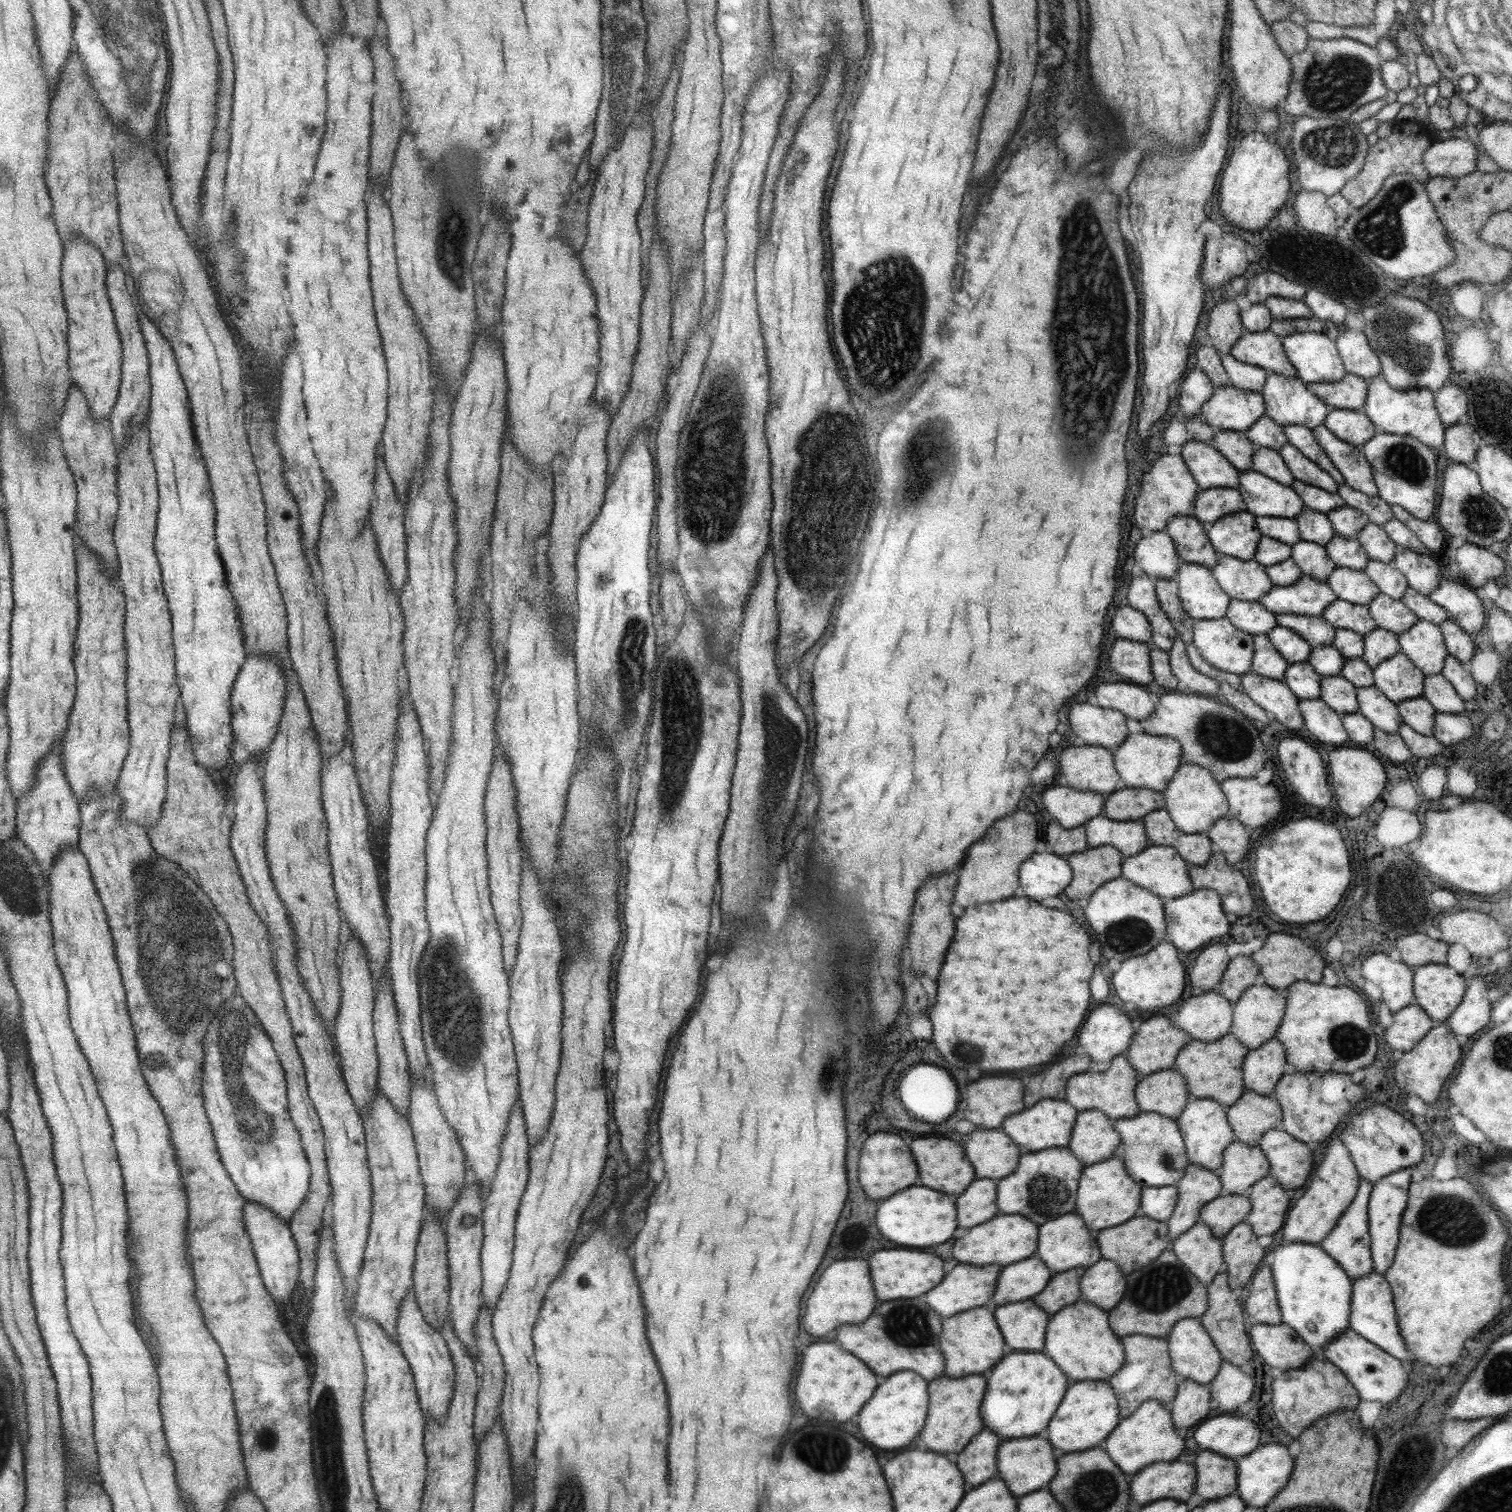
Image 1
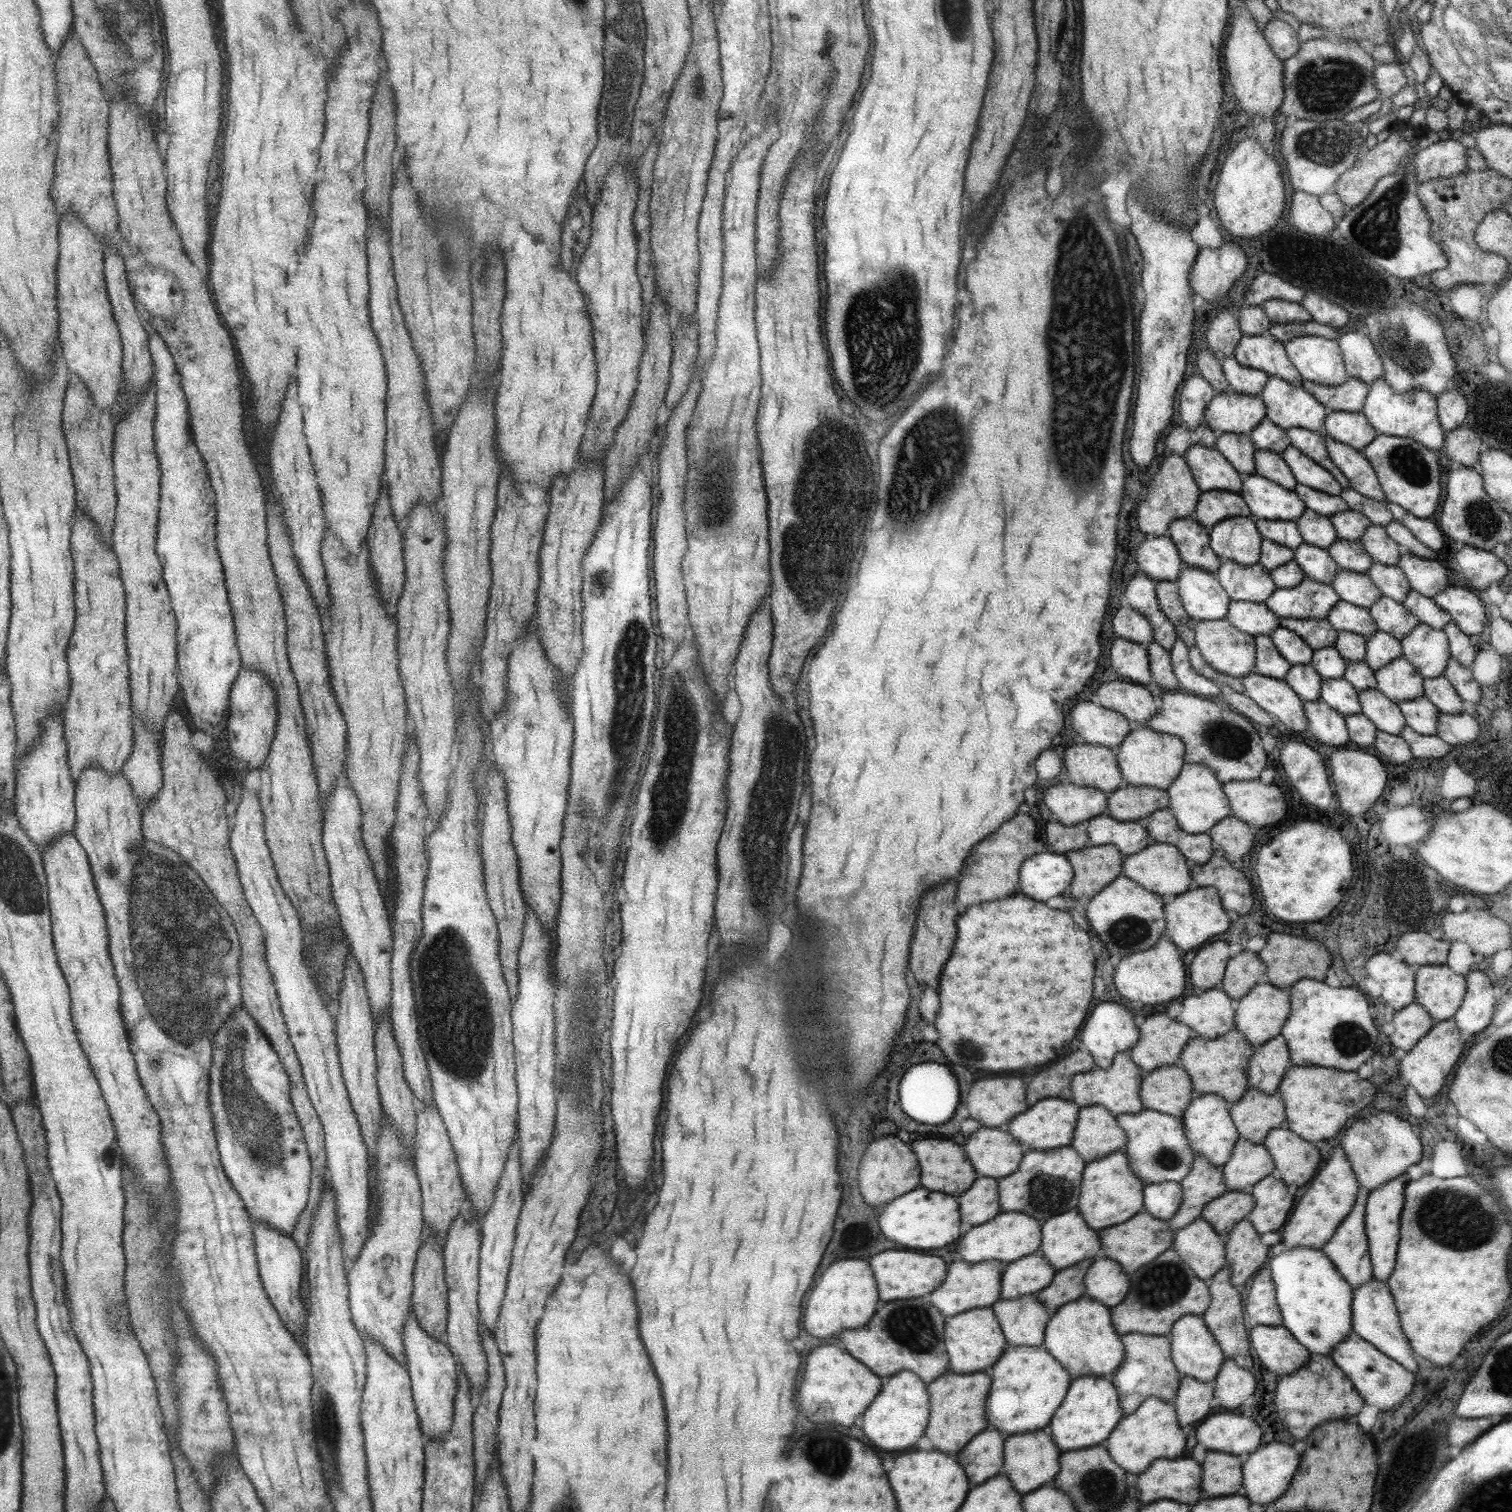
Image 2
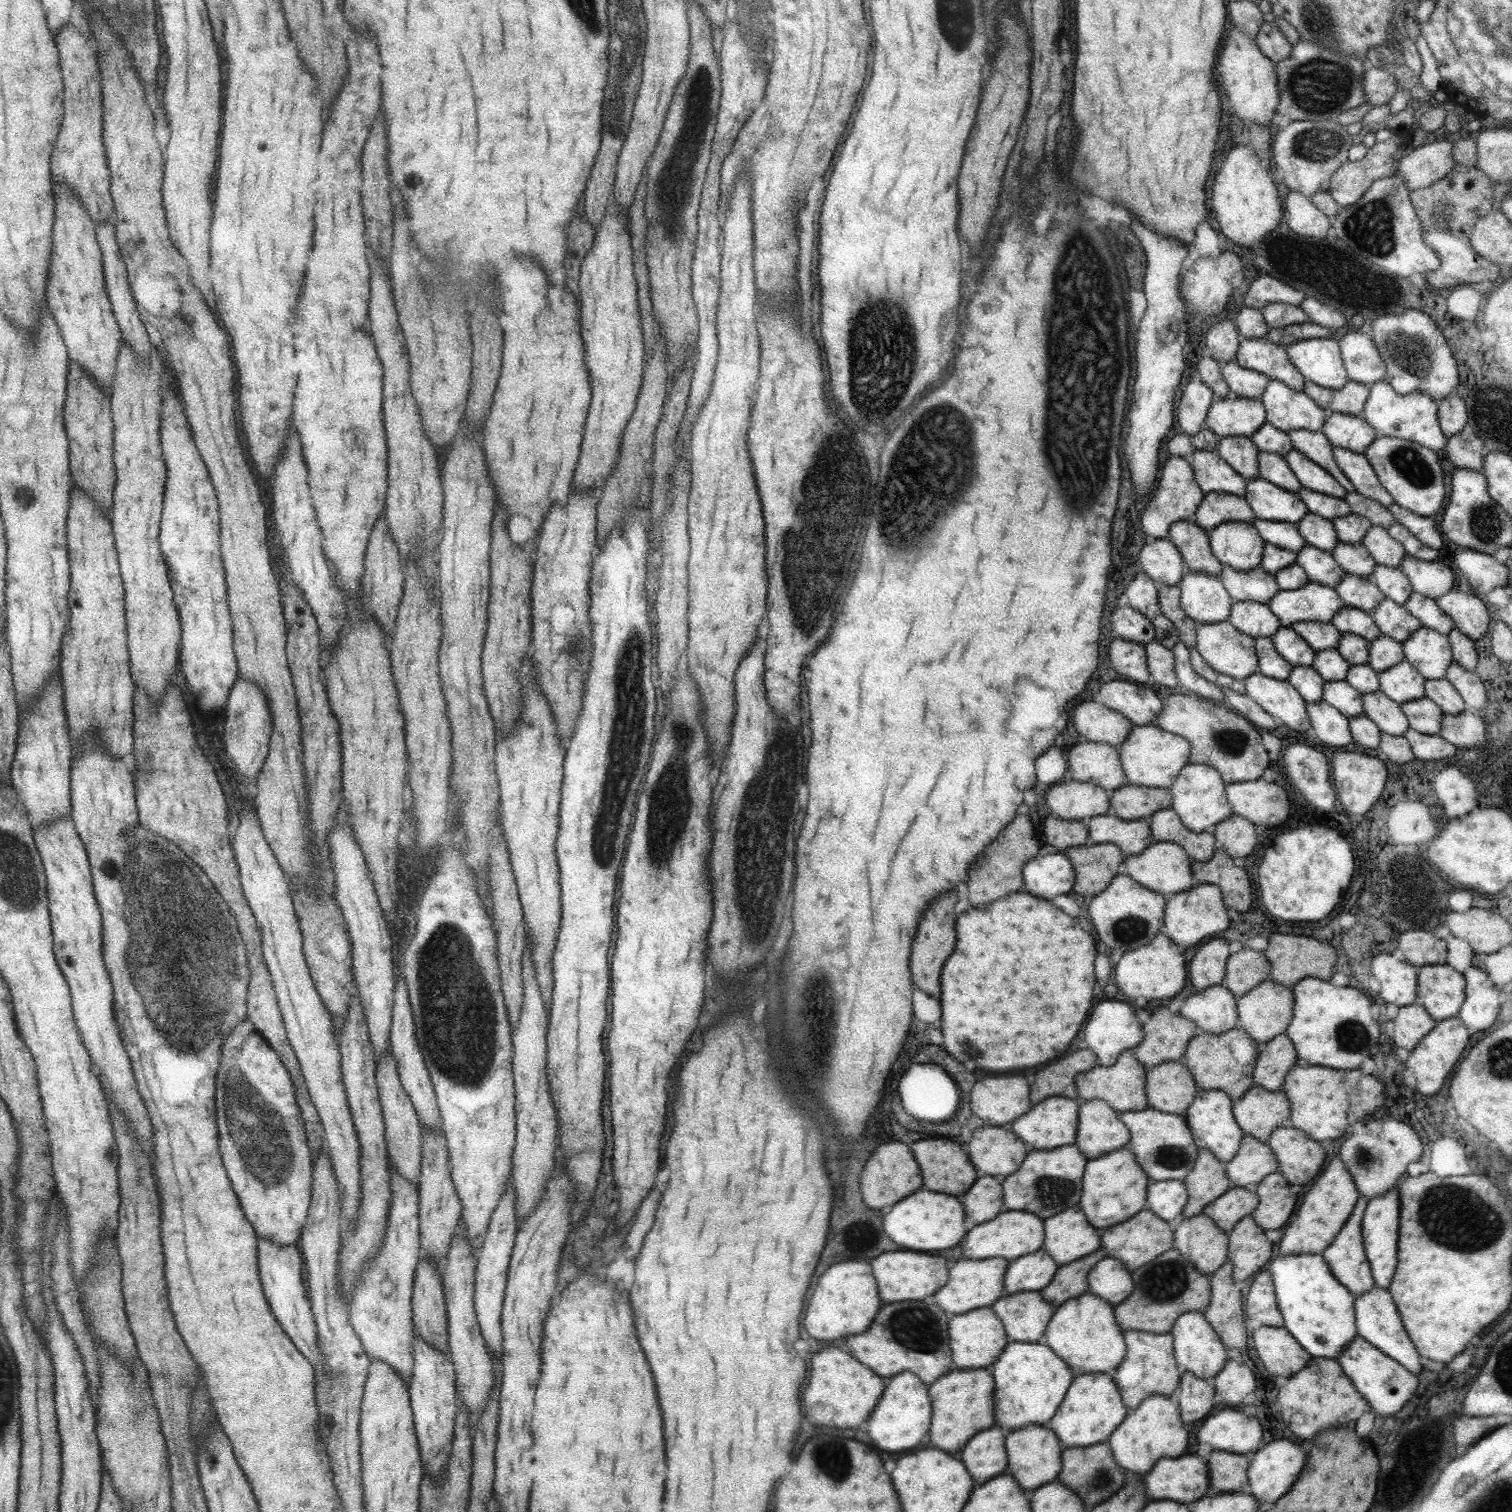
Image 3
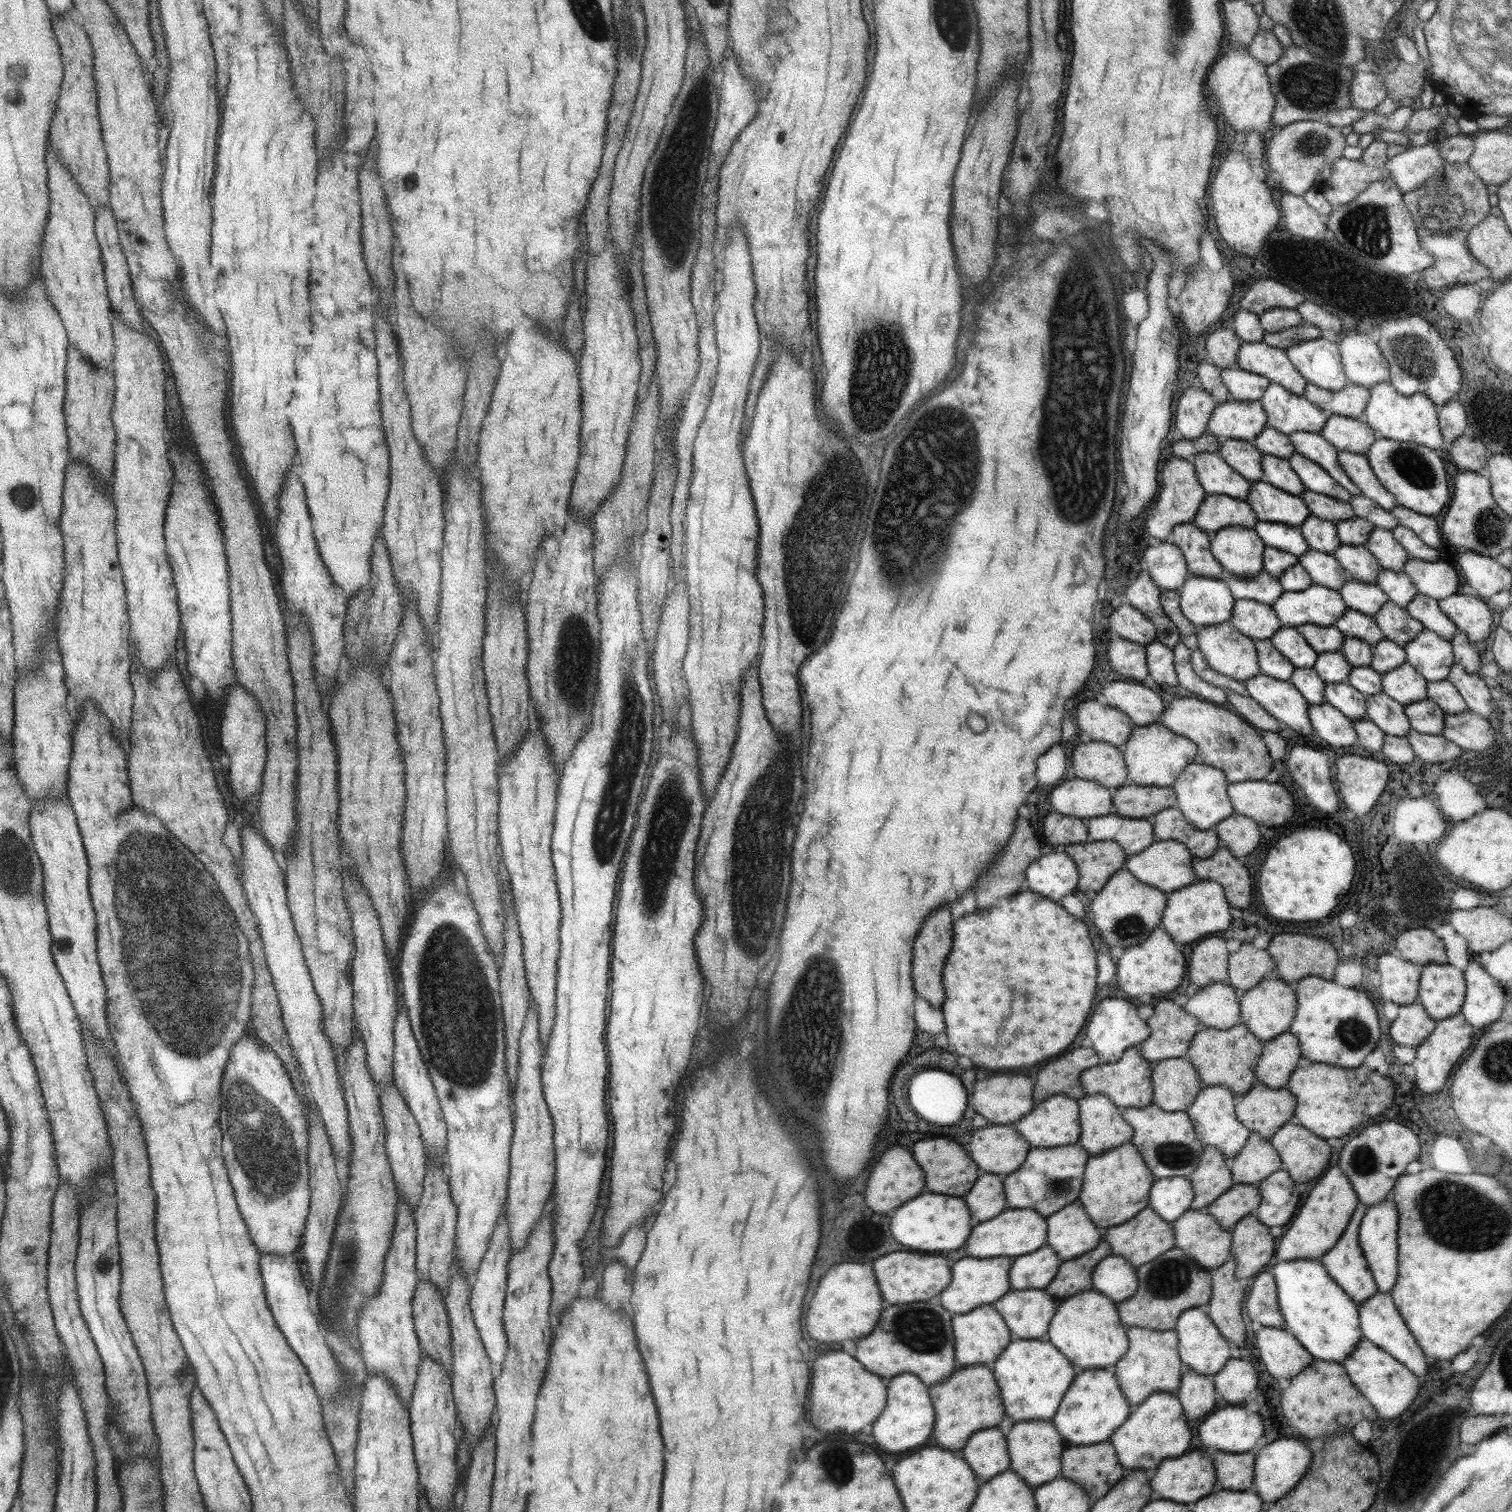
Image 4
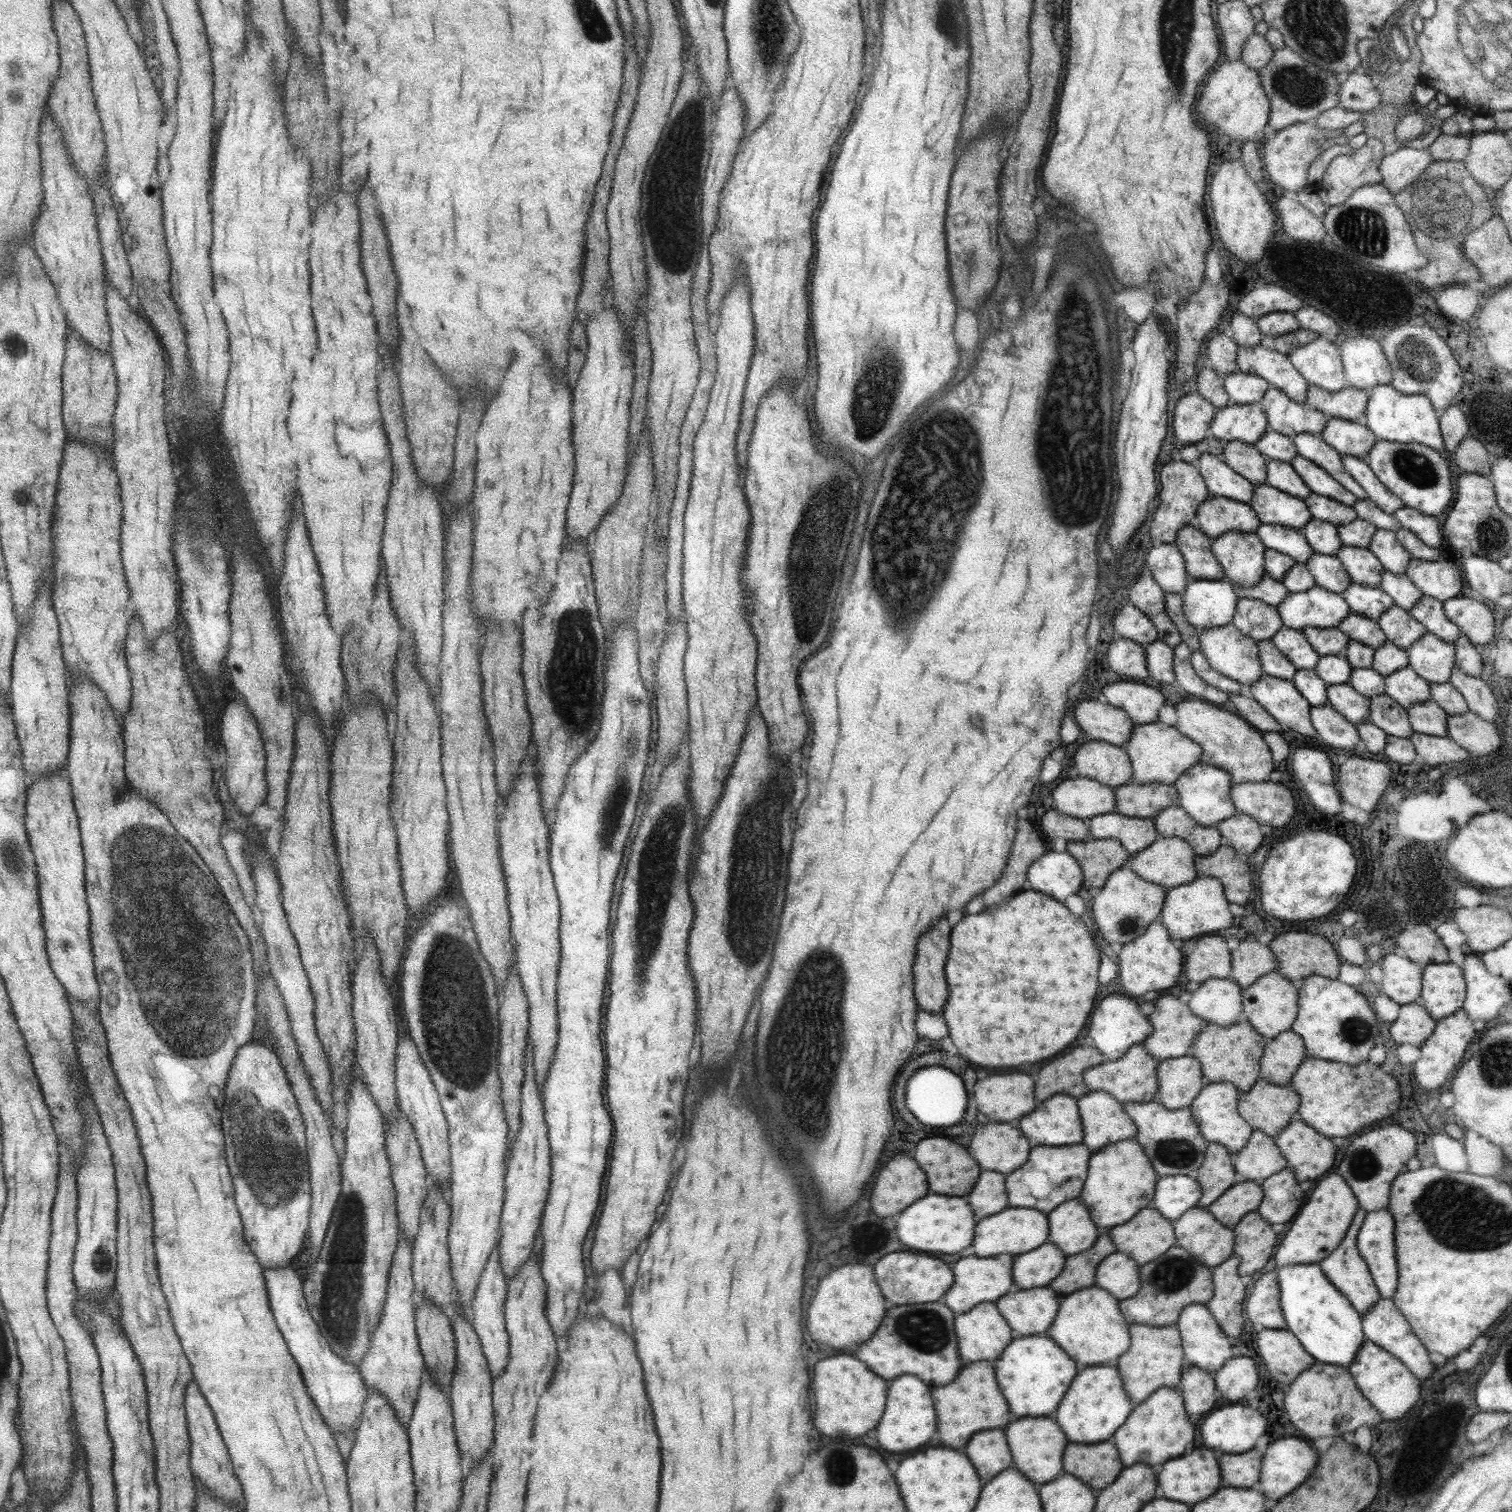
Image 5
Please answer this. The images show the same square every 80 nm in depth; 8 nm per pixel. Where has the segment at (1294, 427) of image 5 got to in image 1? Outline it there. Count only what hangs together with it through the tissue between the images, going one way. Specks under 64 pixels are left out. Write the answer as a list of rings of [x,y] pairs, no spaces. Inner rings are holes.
[[[1269,372],[1260,394],[1265,404],[1265,415],[1282,427],[1296,424],[1313,429],[1323,424],[1330,409],[1296,376],[1287,378]]]

